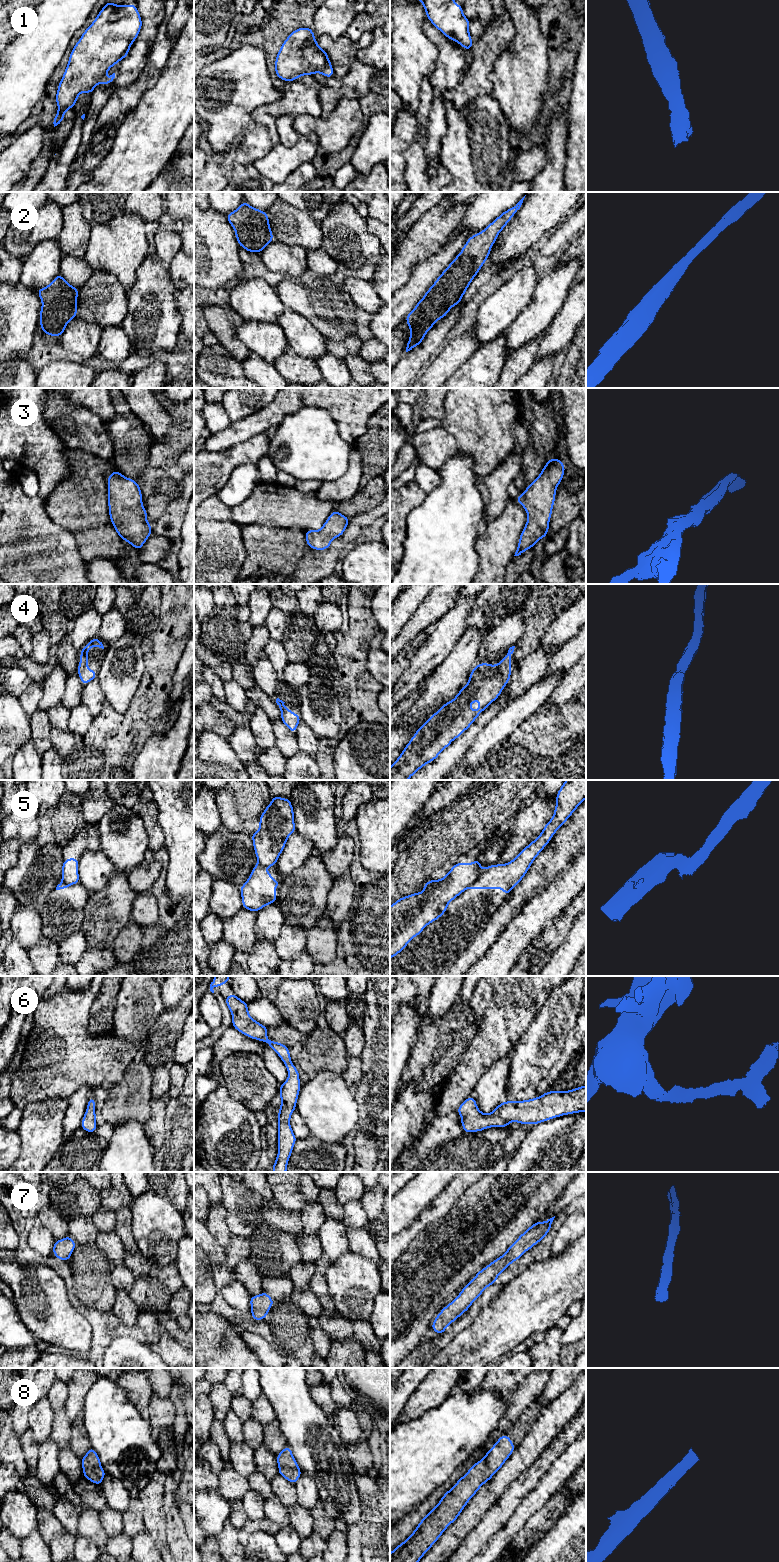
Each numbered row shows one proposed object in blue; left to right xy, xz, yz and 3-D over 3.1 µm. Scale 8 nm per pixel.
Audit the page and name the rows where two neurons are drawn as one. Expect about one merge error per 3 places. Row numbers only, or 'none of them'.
5

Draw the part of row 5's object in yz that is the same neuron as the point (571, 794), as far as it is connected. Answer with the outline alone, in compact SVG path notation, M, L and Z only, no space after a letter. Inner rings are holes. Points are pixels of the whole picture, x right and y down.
M566 780L556 795L553 817L546 823L541 834L509 863L488 865L469 888L503 889L503 894L508 896L526 875L534 859L550 842L558 828L566 823L584 799L586 780Z

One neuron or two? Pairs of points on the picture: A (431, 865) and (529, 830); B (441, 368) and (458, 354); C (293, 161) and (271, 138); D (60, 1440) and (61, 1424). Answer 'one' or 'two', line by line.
A: two
B: one
C: two
D: one

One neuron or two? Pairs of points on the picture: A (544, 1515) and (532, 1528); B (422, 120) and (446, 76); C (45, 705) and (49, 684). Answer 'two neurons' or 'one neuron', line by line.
A: one neuron
B: two neurons
C: one neuron

